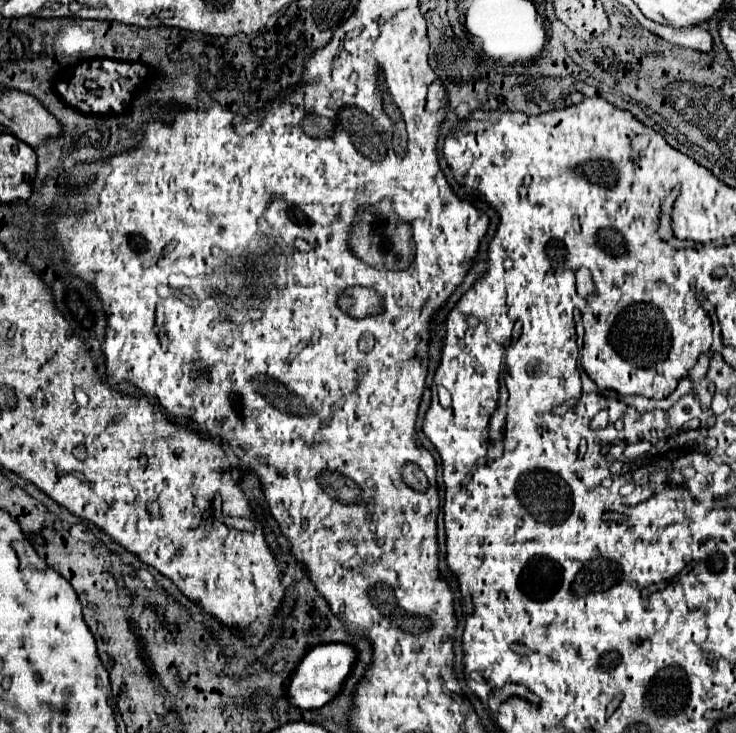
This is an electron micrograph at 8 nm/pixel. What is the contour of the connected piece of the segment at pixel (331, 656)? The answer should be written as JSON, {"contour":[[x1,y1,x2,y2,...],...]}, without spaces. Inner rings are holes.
{"contour":[[319,644,315,648,311,648,303,656,301,664,297,666,295,674,289,680,289,692,287,692,289,702,303,710,323,708,337,694,341,694,343,684,349,678,349,674,353,672,355,662,357,662,357,648,353,648,349,644]]}

